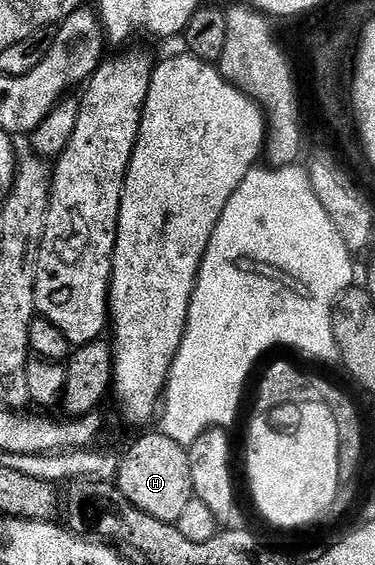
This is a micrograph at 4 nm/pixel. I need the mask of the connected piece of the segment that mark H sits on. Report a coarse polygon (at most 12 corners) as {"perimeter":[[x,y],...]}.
{"perimeter":[[162,433],[123,452],[126,501],[176,524],[194,498],[187,450]]}

